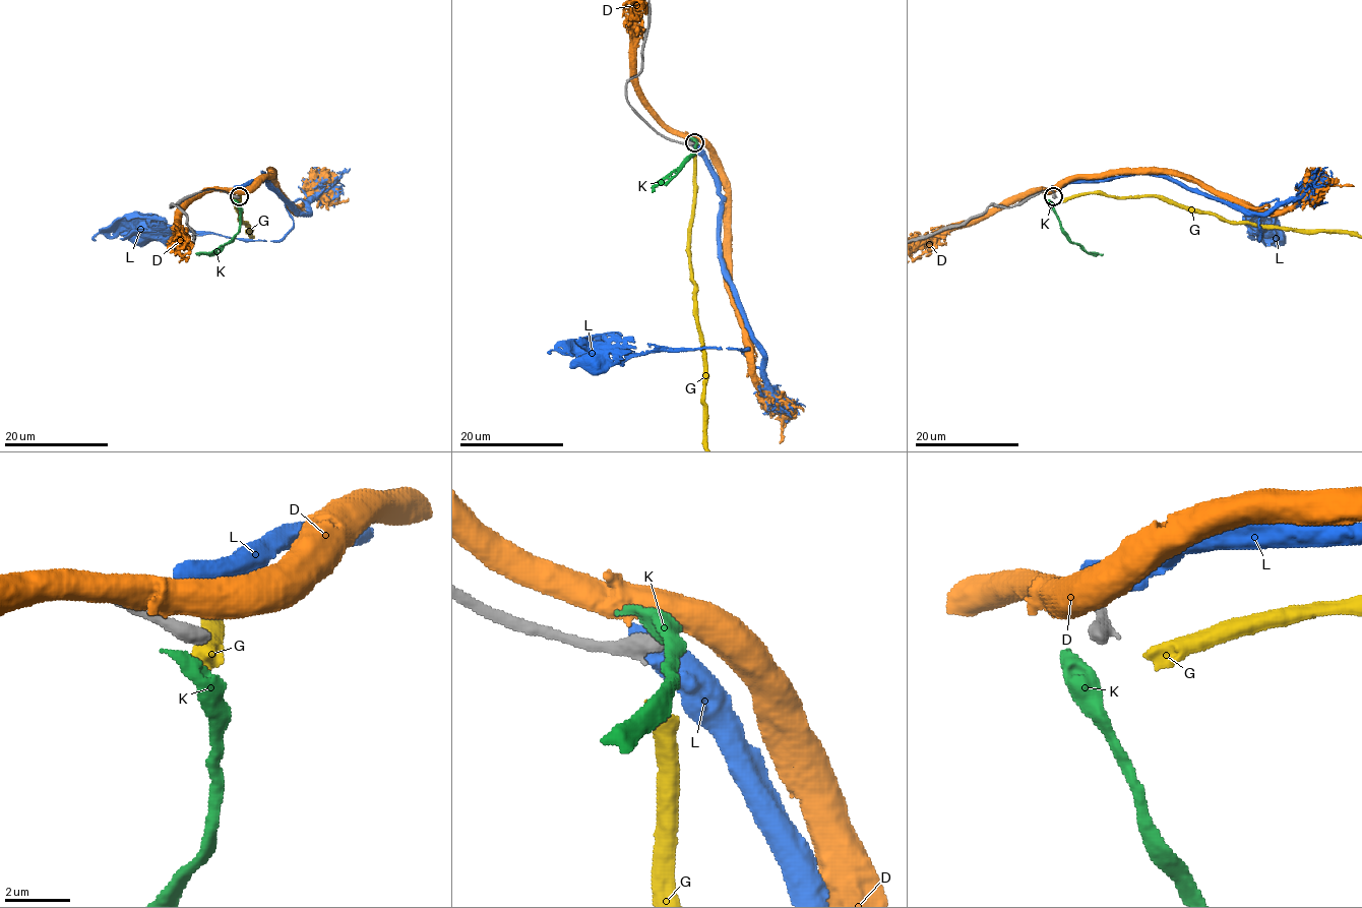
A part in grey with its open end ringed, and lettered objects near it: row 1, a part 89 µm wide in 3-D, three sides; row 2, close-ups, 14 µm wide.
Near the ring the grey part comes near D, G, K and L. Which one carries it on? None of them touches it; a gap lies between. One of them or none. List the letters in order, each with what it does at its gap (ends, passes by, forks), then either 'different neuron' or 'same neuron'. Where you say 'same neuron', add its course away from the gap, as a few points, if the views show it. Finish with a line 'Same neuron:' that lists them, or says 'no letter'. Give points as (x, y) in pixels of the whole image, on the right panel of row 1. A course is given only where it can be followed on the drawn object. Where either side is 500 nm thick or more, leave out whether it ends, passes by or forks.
D: different neuron
G: it ends there; different neuron
K: it passes by; different neuron
L: different neuron
Same neuron: no letter

